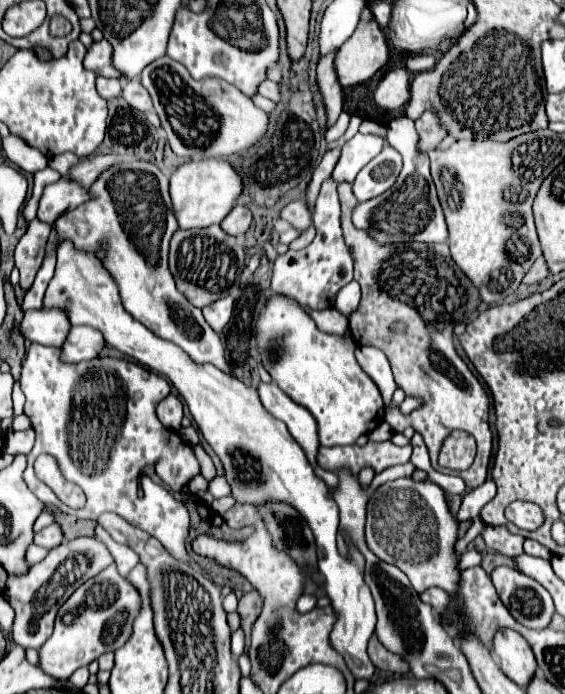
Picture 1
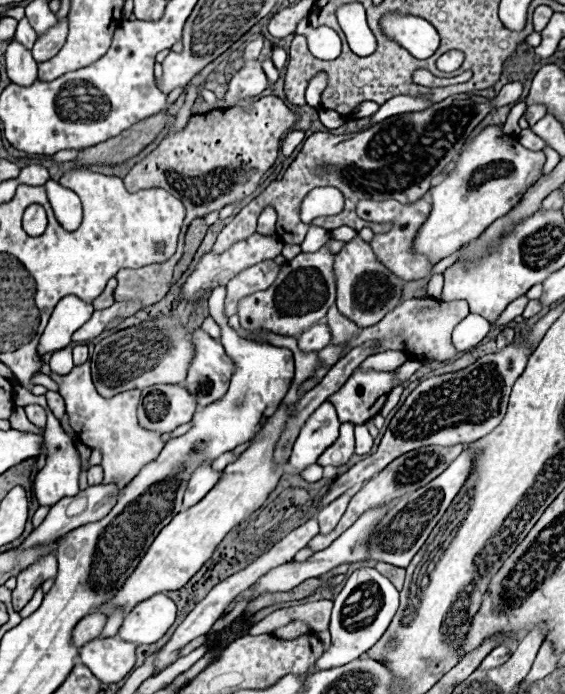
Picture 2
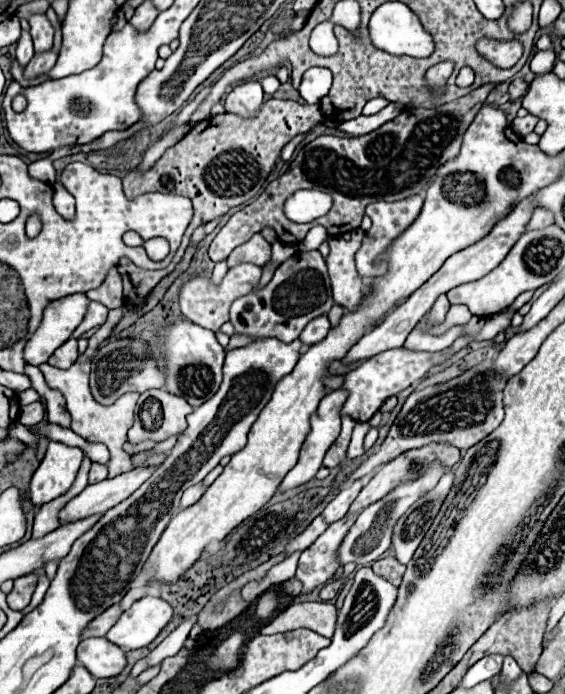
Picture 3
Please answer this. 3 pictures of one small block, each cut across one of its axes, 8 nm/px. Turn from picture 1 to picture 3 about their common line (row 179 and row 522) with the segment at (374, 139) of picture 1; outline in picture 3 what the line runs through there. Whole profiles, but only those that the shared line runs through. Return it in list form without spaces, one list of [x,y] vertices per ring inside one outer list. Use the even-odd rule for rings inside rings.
[[[360,512],[346,514],[344,518],[332,522],[328,530],[322,536],[318,536],[318,540],[310,548],[302,552],[298,570],[294,576],[296,580],[302,582],[300,594],[310,594],[316,586],[324,586],[334,576],[334,572],[340,568],[340,562],[336,560],[338,548],[344,536],[348,534],[348,530],[352,528],[352,524],[356,522],[358,514]]]

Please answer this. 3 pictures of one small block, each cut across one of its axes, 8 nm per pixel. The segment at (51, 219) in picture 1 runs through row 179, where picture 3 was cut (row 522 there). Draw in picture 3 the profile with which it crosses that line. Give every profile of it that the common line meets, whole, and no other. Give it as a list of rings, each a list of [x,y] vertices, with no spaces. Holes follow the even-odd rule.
[[[158,466],[134,468],[130,472],[118,474],[116,478],[106,478],[98,484],[88,484],[76,498],[72,498],[64,512],[60,512],[60,524],[68,520],[80,520],[92,512],[108,512],[122,500],[126,500]]]

